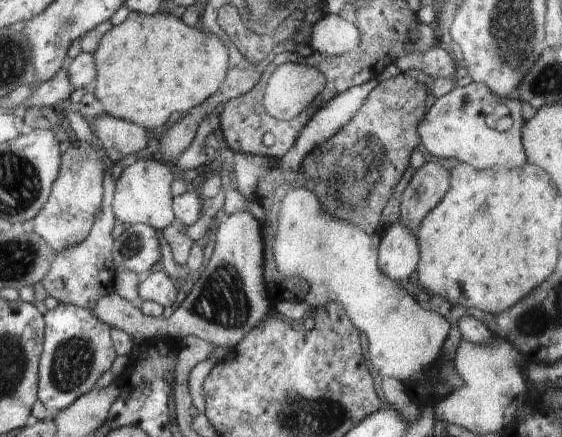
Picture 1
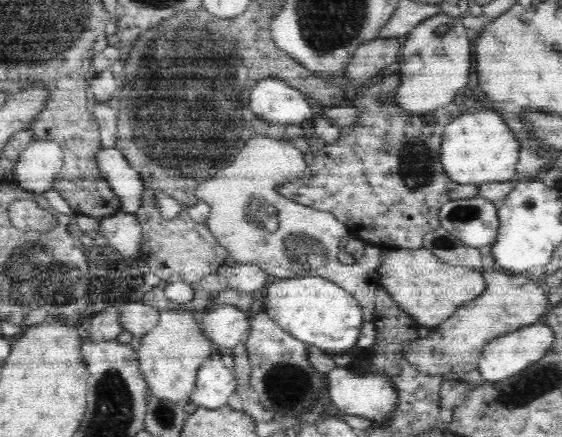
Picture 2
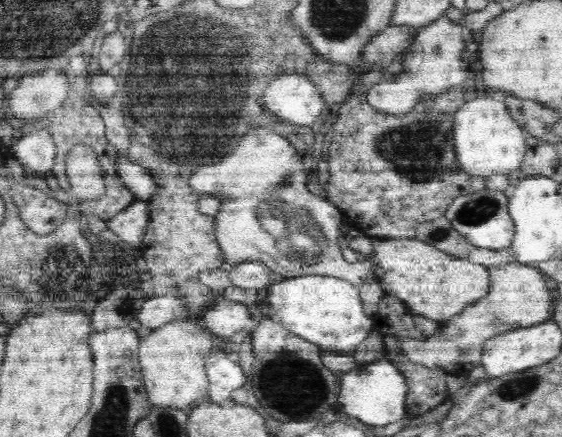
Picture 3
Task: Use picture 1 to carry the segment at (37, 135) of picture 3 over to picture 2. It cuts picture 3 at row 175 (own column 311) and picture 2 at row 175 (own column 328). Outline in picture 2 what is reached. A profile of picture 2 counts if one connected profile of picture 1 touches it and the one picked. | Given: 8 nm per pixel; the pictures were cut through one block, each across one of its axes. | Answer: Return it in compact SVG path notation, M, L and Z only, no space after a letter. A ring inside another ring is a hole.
M32 140L15 161L13 180L28 192L44 194L53 187L62 160L62 149L55 140Z

